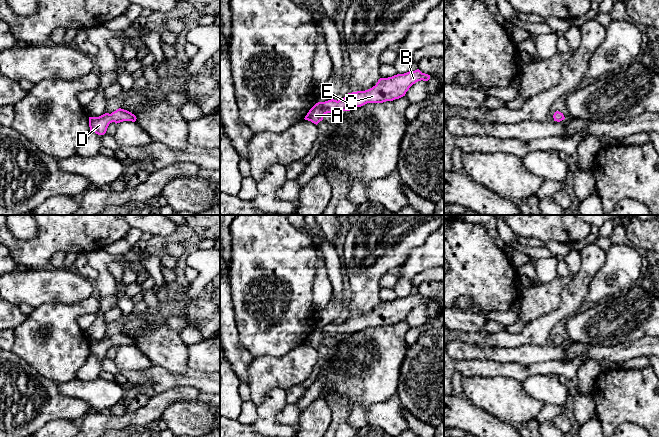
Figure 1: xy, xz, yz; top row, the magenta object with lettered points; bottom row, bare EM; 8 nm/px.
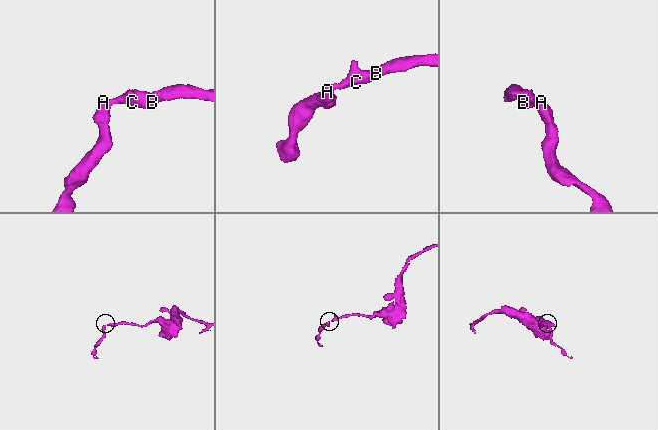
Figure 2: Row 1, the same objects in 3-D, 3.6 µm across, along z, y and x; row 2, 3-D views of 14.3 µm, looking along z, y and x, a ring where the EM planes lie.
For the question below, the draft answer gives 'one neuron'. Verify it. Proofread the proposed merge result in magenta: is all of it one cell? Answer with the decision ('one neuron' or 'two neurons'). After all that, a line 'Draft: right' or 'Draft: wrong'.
one neuron
Draft: right

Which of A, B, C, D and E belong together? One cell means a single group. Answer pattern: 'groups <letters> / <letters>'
groups A B C D E

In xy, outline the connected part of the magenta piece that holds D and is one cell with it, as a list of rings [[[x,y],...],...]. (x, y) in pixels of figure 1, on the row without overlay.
[[[117,333],[111,338],[105,337],[99,341],[89,341],[90,356],[95,356],[98,359],[104,359],[110,347],[120,347],[123,345],[136,345],[136,340],[124,333]]]

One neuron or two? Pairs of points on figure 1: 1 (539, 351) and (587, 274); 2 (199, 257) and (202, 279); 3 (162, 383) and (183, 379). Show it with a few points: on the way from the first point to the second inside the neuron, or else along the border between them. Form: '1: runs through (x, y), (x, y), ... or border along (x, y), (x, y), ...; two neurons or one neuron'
1: border along (546, 344), (521, 344), (518, 346); two neurons
2: runs through (202, 262), (202, 274); one neuron
3: runs through (167, 380), (178, 380); one neuron

